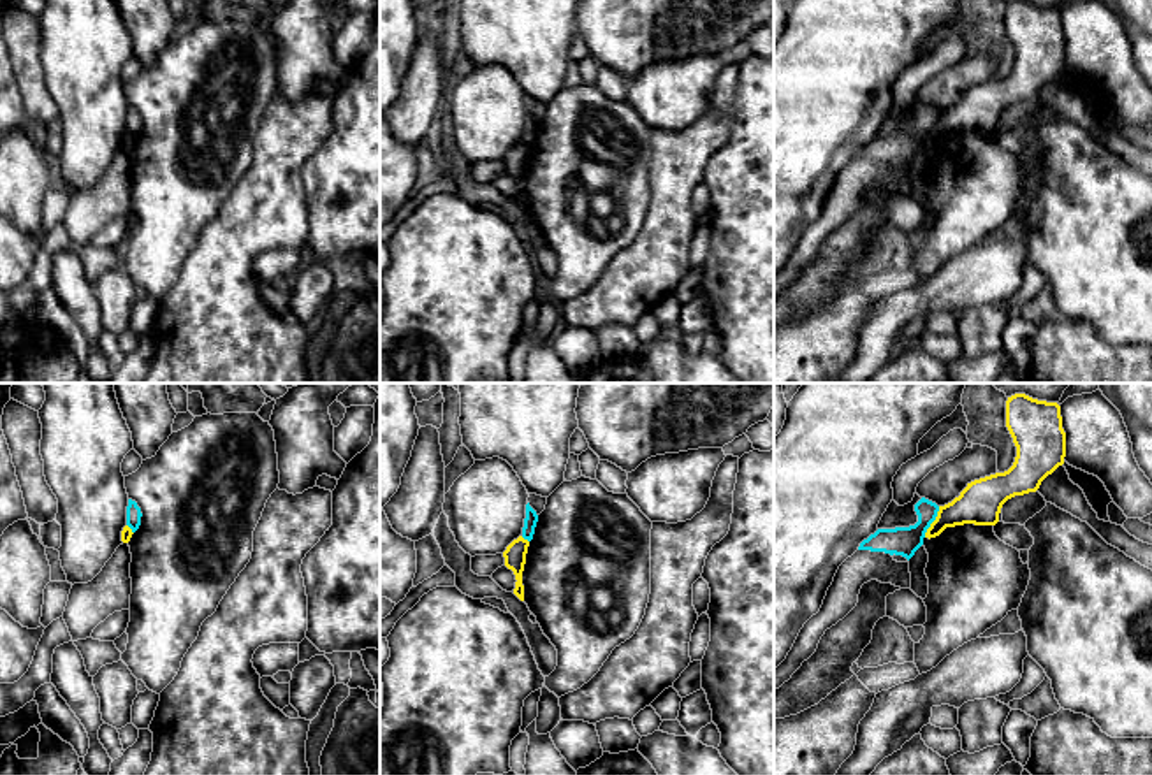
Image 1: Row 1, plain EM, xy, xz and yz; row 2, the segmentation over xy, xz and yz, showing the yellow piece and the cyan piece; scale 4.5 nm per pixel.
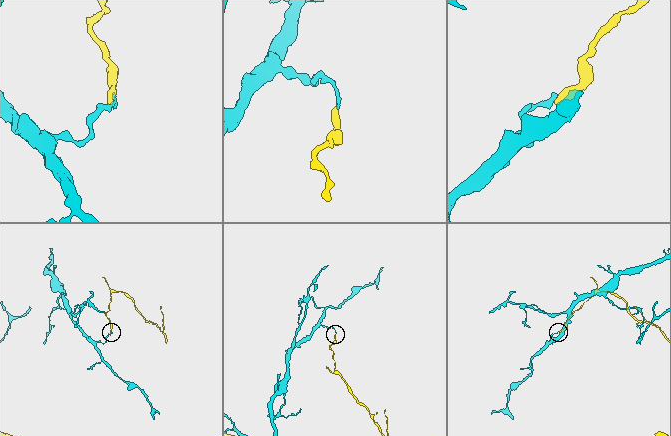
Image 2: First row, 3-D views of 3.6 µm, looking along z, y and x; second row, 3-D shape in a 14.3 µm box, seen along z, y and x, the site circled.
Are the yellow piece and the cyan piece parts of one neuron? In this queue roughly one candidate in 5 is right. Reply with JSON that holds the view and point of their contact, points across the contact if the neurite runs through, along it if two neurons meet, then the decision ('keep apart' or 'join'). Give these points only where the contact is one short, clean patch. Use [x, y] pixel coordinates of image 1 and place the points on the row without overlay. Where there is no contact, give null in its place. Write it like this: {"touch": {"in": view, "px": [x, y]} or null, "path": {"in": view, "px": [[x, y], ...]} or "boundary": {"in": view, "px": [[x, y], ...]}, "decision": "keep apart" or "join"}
{"touch": {"in": "yz", "px": [933, 129]}, "boundary": {"in": "yz", "px": [[940, 113], [924, 143]]}, "decision": "keep apart"}

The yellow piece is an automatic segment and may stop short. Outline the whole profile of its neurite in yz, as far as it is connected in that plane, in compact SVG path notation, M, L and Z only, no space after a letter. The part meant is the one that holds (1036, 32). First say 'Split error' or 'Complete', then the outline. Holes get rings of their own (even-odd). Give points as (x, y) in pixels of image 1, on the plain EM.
Complete. M1015 0L1006 7L1006 33L1017 53L1013 72L967 90L959 104L939 112L925 144L964 130L995 132L1008 105L1036 98L1041 88L1064 70L1066 39L1057 9Z

